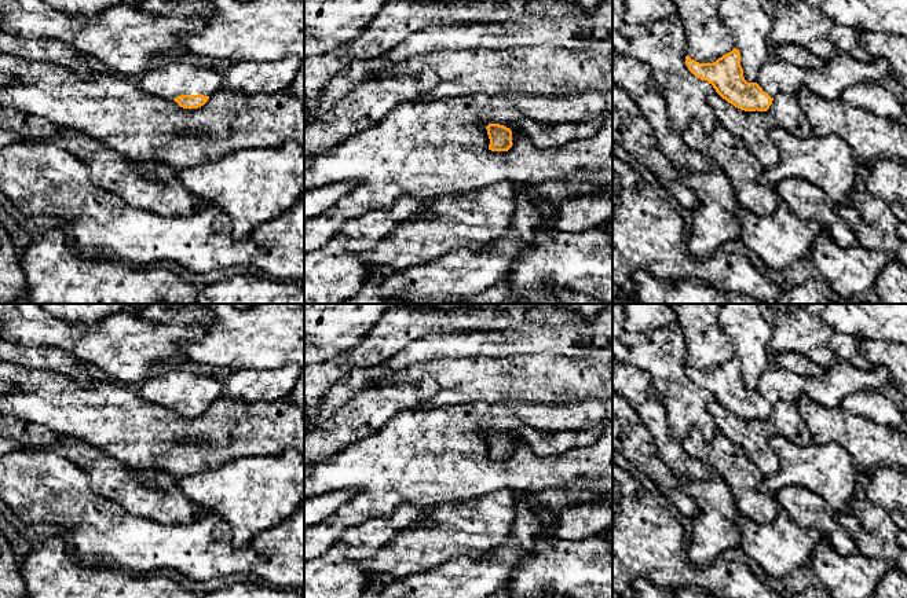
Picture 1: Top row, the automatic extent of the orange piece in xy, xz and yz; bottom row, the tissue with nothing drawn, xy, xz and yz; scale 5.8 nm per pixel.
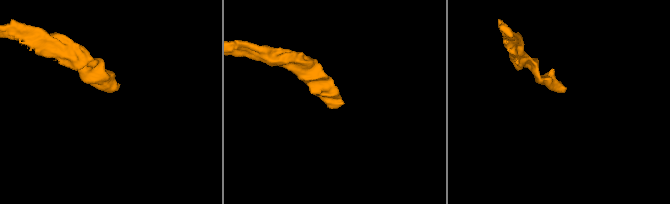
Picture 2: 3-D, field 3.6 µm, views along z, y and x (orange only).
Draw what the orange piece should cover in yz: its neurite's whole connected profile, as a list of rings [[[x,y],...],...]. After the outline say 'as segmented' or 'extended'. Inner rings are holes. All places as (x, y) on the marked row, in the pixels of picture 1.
[[[734,48],[713,63],[699,63],[685,56],[688,70],[713,85],[728,103],[745,111],[767,111],[778,95],[797,95],[800,88],[809,89],[822,99],[840,99],[845,88],[856,84],[878,84],[892,77],[884,59],[856,60],[838,54],[822,67],[801,67],[783,59],[767,62],[756,82],[747,82],[740,66],[740,52]]]; extended

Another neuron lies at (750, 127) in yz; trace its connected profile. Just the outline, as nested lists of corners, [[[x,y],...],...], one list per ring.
[[[717,92],[707,96],[718,124],[739,137],[764,168],[779,162],[779,151],[769,136],[771,128],[783,128],[796,137],[812,136],[807,114],[797,95],[778,95],[767,111],[745,111],[723,99]]]

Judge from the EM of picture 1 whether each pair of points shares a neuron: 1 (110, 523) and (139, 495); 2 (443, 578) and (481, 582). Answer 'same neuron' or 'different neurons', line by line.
1: different neurons
2: same neuron

